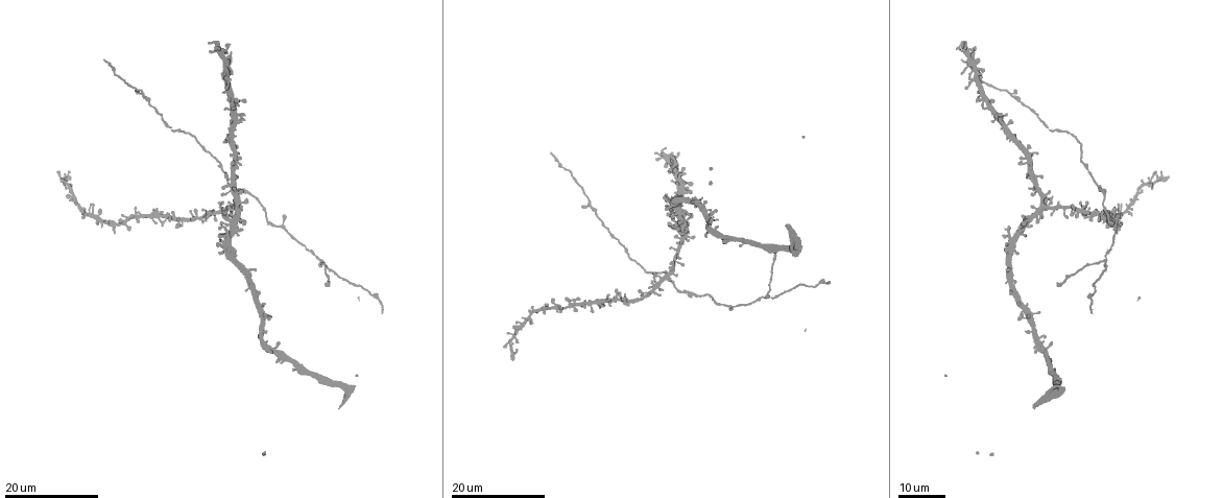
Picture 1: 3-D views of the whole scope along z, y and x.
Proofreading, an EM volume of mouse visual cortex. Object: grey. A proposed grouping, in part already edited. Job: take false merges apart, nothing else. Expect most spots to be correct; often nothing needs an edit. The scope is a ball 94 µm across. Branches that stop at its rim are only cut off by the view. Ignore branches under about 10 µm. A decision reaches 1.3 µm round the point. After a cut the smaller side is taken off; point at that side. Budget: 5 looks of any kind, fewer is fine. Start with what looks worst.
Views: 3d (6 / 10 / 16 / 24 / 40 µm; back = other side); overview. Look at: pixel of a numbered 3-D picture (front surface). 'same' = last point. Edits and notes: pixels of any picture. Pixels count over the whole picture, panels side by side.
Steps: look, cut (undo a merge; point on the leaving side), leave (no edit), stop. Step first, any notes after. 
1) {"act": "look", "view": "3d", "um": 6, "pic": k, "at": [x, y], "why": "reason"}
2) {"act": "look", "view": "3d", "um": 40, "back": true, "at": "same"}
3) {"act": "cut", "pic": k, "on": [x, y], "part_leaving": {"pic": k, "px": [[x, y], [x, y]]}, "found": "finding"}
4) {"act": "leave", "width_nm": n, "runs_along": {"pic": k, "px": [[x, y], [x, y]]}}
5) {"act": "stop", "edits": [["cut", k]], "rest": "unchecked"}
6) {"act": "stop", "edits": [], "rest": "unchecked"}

{"act": "look", "view": "3d", "um": 16, "pic": 1, "at": [1106, 260], "why": "four arms meet"}

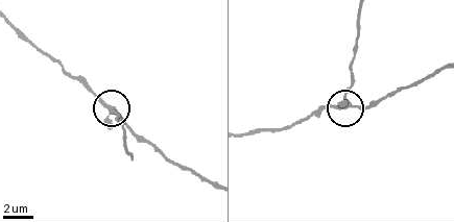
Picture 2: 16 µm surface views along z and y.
{"act": "look", "view": "3d", "um": 6, "at": "same", "why": "closer look"}

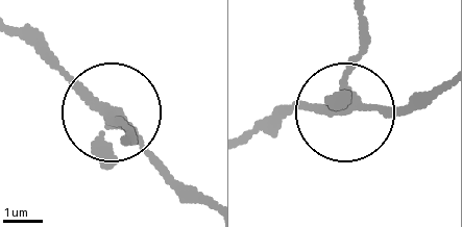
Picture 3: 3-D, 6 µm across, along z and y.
{"act": "leave", "width_nm": 260, "found": "all the same neuron"}

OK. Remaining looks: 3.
{"act": "look", "view": "3d", "um": 16, "pic": 1, "at": [668, 277], "why": "looks like a crossing"}

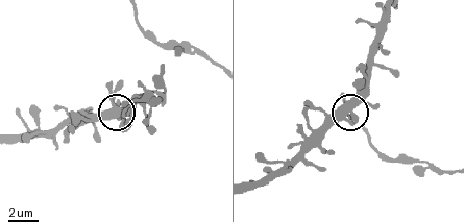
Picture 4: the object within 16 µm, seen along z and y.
{"act": "look", "view": "3d", "um": 10, "pic": 4, "at": [114, 107]}

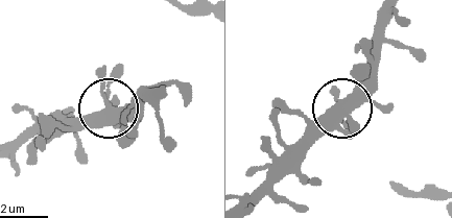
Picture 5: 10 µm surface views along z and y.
{"act": "leave", "side_arm_um": 50, "found": "one neuron here"}

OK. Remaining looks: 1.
{"act": "stop", "edits": [], "rest": "unchecked"}

